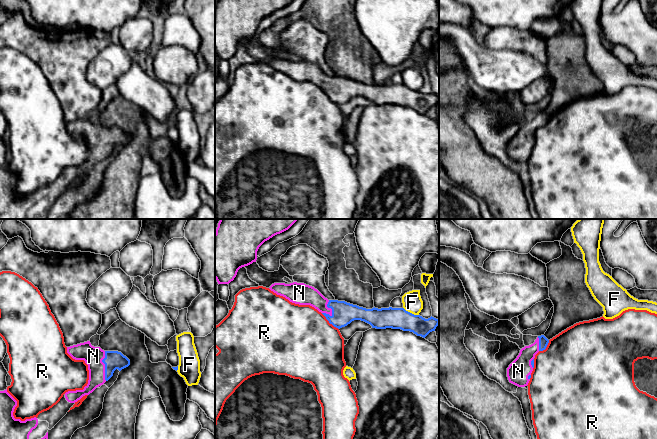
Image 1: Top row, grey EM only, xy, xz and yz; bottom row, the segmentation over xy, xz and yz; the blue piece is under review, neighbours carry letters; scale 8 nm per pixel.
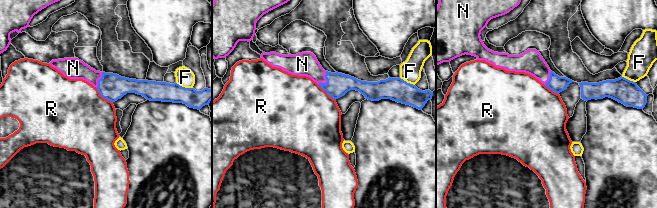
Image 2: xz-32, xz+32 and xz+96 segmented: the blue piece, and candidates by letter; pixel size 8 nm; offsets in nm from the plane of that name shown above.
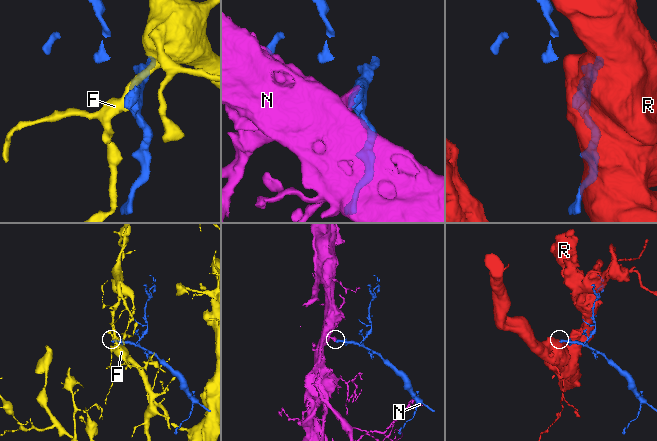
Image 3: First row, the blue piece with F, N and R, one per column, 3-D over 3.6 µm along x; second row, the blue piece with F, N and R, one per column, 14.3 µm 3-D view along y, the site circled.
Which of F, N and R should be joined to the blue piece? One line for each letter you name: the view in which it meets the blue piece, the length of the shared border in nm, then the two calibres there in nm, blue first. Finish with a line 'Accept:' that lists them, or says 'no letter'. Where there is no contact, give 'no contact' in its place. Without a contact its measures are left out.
N: xy | 240 nm | 150/160 nm
Accept: N

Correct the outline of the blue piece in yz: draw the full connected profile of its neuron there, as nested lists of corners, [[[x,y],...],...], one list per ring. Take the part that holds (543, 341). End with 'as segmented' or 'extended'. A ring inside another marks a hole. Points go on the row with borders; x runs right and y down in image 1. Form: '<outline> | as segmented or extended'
[[[538,336],[535,342],[520,350],[517,358],[507,368],[507,377],[510,383],[525,387],[528,385],[534,368],[534,358],[539,351],[546,349],[549,340],[544,336]]] | extended

